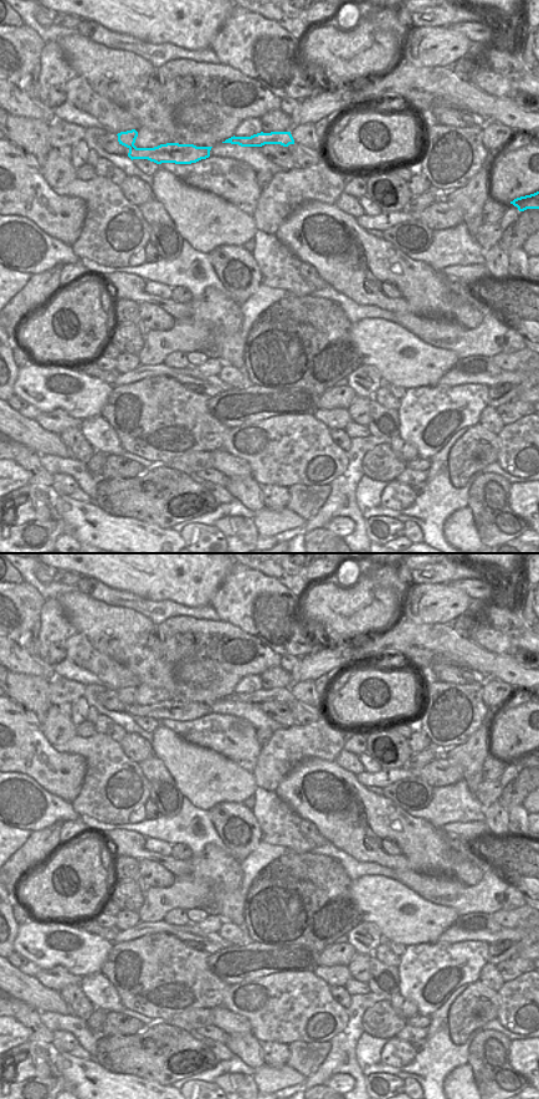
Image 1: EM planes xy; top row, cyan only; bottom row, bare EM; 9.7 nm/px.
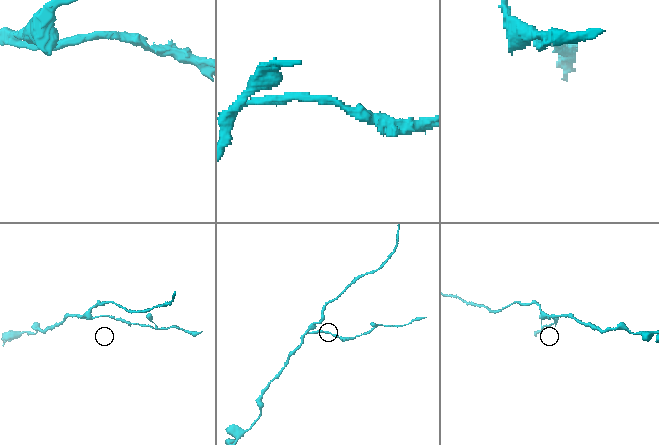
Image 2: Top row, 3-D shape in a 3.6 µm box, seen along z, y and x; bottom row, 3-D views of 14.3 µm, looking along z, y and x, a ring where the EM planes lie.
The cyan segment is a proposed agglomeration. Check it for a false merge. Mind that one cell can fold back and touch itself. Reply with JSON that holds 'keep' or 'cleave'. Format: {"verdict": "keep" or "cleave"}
{"verdict": "keep"}

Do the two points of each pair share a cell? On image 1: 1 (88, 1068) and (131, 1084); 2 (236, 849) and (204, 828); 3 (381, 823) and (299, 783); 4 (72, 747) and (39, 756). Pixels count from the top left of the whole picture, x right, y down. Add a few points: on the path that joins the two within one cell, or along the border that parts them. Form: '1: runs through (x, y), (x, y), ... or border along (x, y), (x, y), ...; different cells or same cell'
1: runs through (98, 1078), (104, 1084), (121, 1084); same cell
2: border along (209, 812), (209, 818), (226, 852); different cells
3: runs through (360, 806), (342, 803), (317, 778); same cell
4: border along (52, 747), (60, 752), (78, 754), (85, 762); different cells

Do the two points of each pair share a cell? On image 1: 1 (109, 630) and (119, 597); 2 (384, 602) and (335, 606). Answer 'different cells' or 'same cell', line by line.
1: different cells
2: same cell

